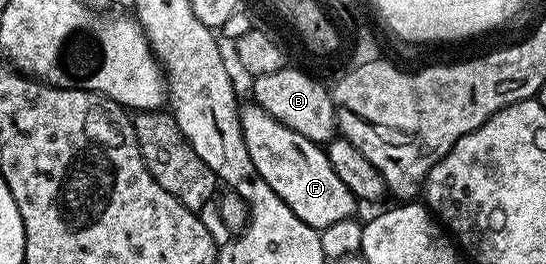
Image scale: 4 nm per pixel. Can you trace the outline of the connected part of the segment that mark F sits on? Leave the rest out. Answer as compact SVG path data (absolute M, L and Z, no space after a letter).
M255 103L241 106L240 127L244 147L248 147L256 171L260 171L264 183L268 183L268 187L272 187L272 191L276 191L276 195L280 195L304 223L321 231L332 223L340 223L340 219L355 216L356 198L344 183L340 183L336 171L332 171L332 163L328 163L328 155L321 144L278 122L264 107Z

